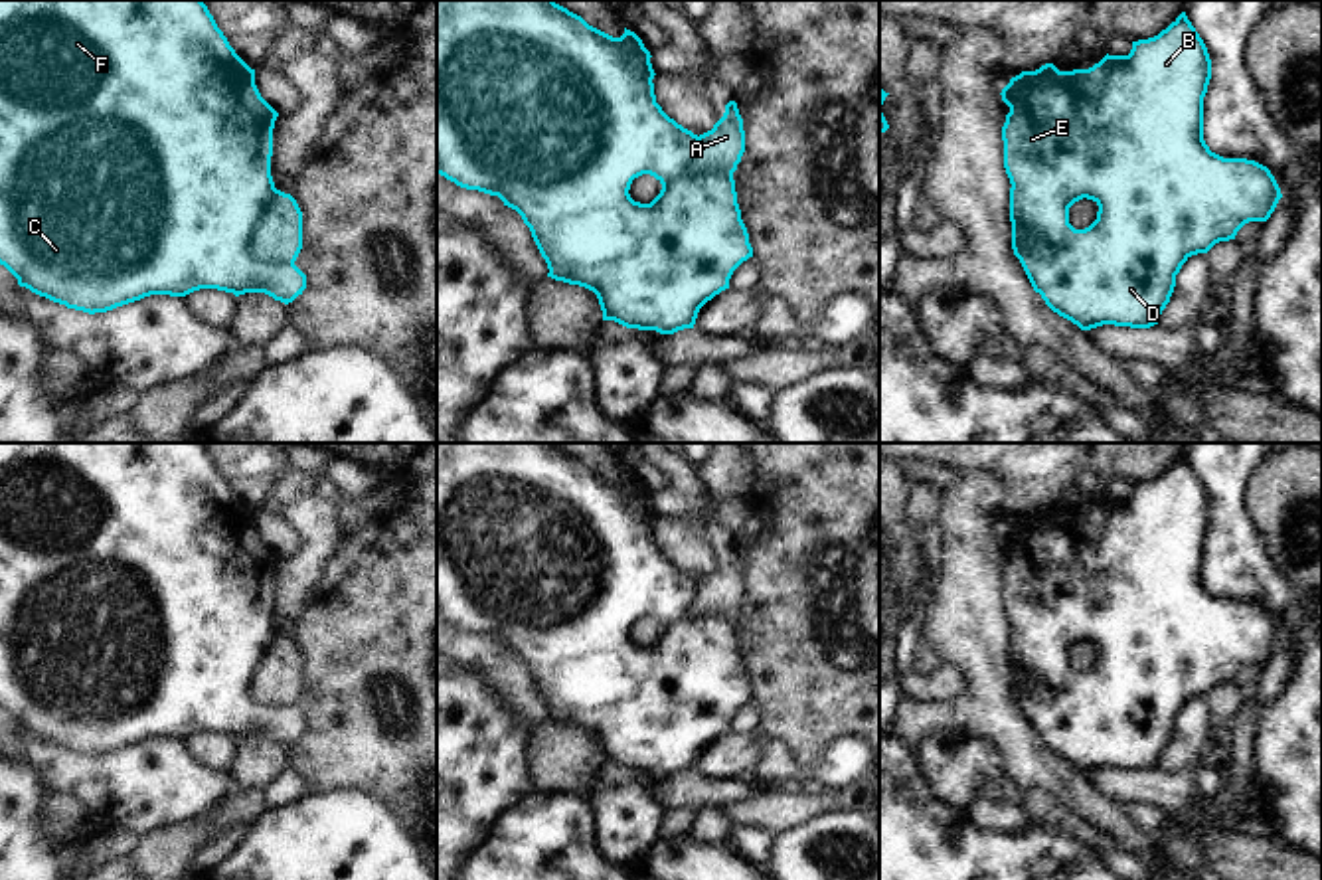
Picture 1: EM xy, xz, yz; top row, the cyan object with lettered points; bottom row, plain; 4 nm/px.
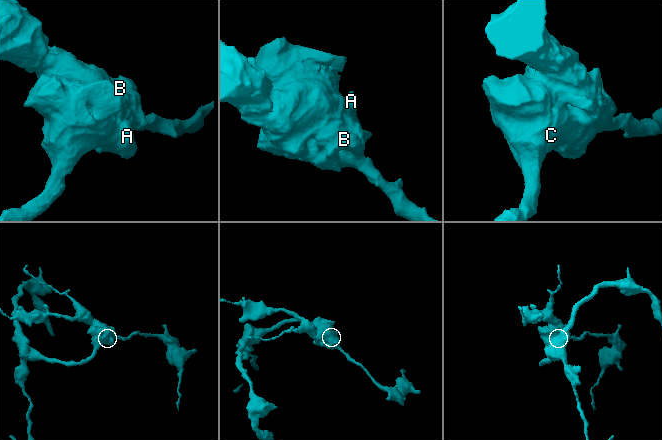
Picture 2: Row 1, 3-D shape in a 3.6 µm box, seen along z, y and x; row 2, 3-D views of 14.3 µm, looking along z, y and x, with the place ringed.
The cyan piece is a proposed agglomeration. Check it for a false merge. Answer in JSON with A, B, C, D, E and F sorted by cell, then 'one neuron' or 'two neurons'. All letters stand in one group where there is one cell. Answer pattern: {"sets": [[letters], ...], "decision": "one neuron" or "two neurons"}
{"sets": [["A"], ["B", "C", "D", "E", "F"]], "decision": "two neurons"}

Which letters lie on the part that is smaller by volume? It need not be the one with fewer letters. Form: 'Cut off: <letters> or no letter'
Cut off: A

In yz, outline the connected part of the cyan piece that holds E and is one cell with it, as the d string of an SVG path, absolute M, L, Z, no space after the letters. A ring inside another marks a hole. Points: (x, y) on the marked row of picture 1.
M1186 12L1148 40L1132 42L1128 55L1105 55L1089 69L1059 71L1045 63L1022 71L1002 89L1010 107L1002 127L1004 168L1010 178L1012 249L1045 305L1081 330L1103 324L1150 328L1170 303L1176 275L1198 253L1235 239L1249 221L1267 221L1282 198L1271 170L1247 158L1223 158L1203 140L1203 97L1211 79L1207 47ZM1079 200L1099 206L1097 220L1075 229L1069 208ZM1026 223L1047 243L1045 253L1020 247L1016 225Z

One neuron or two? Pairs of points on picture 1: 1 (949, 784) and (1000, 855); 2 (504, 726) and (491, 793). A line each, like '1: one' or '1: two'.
1: two
2: one

